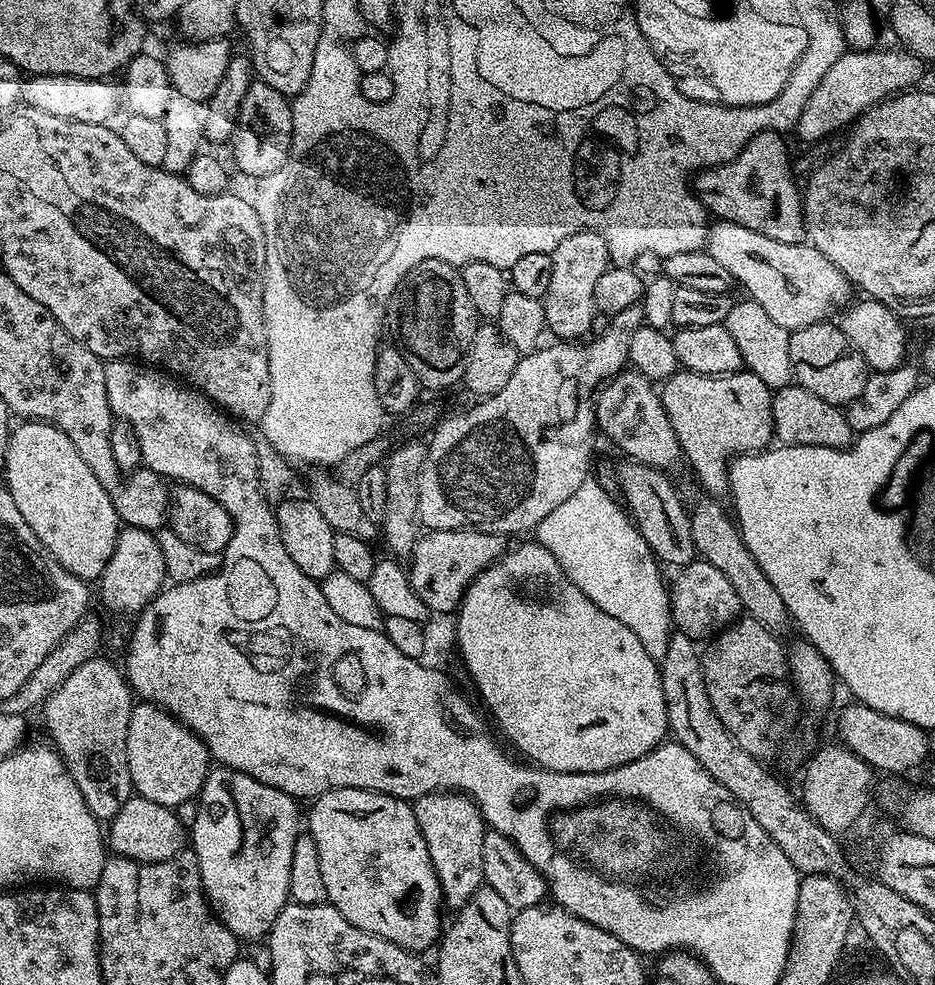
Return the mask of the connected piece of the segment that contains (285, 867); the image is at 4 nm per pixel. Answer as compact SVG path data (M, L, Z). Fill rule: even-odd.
M213 767L202 786L198 797L198 818L194 818L194 826L190 829L190 848L198 858L198 870L202 878L204 894L208 897L208 903L212 911L216 913L216 918L221 920L235 934L237 941L263 941L268 933L271 932L278 914L284 909L284 905L289 903L290 858L294 855L294 842L302 828L302 816L301 813L300 816L296 813L296 807L298 807L297 801L293 797L287 796L282 790L278 790L274 786L266 786L266 782L258 782L258 778L250 778L250 774L242 774L233 768Z

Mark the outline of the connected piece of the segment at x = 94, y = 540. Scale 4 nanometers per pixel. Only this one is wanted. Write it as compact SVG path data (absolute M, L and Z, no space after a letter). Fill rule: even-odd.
M42 420L20 422L11 429L6 446L6 454L2 457L4 476L8 493L14 498L14 506L18 506L22 518L26 518L26 526L34 530L34 534L42 542L44 551L55 563L62 565L85 582L95 581L104 573L110 554L114 554L114 546L120 537L122 525L106 490L102 490L102 482L94 478L94 470L82 462L82 454L70 442L68 435Z

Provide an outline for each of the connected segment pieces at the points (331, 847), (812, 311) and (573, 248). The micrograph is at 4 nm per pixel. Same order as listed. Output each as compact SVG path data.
M335 788L326 794L315 797L311 801L308 816L306 812L306 832L314 838L318 845L318 862L322 866L322 878L326 881L328 891L327 903L333 904L346 918L360 930L368 931L378 938L385 939L386 942L396 943L398 947L406 949L408 952L423 954L428 947L435 945L442 936L442 924L440 928L440 908L445 907L444 895L438 882L438 874L430 862L430 850L426 850L426 838L422 838L422 830L418 830L418 818L414 818L412 804L406 800L399 800L396 796L387 796L385 792L371 792L361 788Z
M716 220L708 230L706 251L710 254L710 258L715 258L726 269L726 274L730 274L739 287L741 284L748 291L745 293L750 299L758 302L758 306L766 310L767 316L783 328L791 330L819 324L835 317L837 313L853 303L854 285L846 278L846 274L842 274L842 270L838 270L838 266L834 266L834 262L830 262L830 258L826 258L826 254L822 254L822 250L818 250L813 244L778 242L746 226L738 226L738 222Z
M575 232L558 242L552 251L552 261L554 270L550 277L550 287L546 289L543 299L546 328L551 335L552 332L556 335L553 337L557 341L576 342L593 331L592 323L598 319L594 306L594 286L610 267L608 247L597 232Z

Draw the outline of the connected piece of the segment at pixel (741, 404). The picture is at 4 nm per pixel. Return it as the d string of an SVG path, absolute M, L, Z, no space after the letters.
M677 370L659 389L660 401L674 426L683 459L688 460L696 480L709 496L729 495L728 469L730 461L741 455L767 449L773 443L773 389L747 370L725 376L707 376L687 370Z

